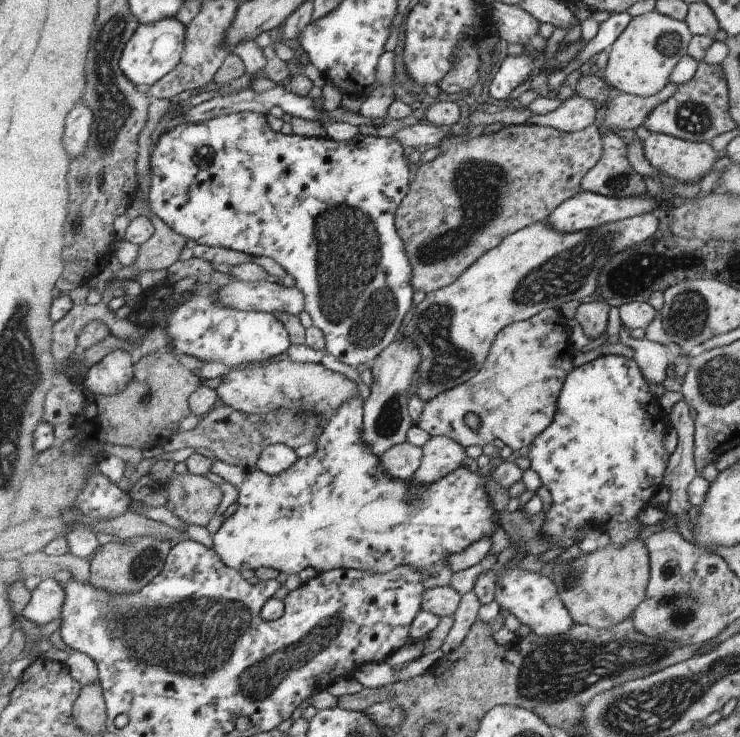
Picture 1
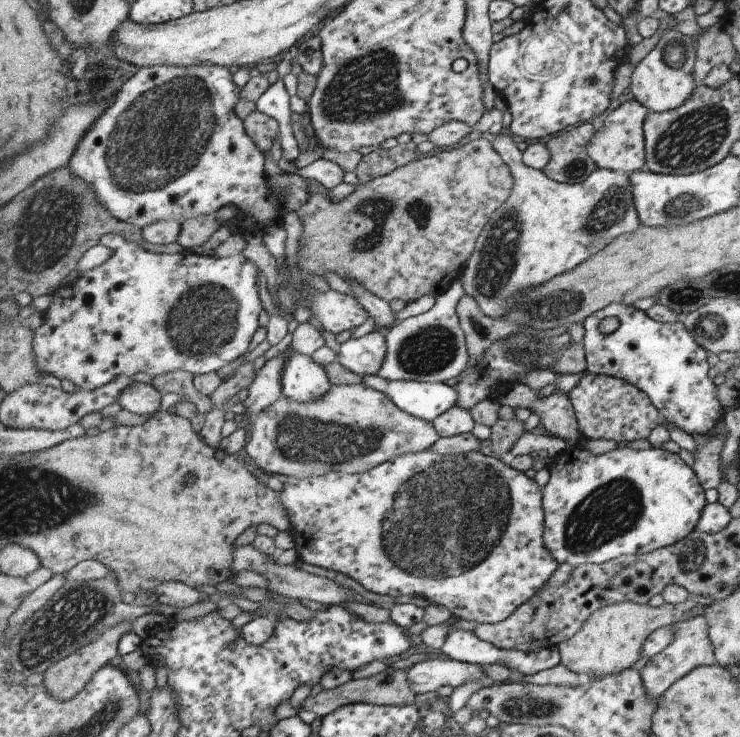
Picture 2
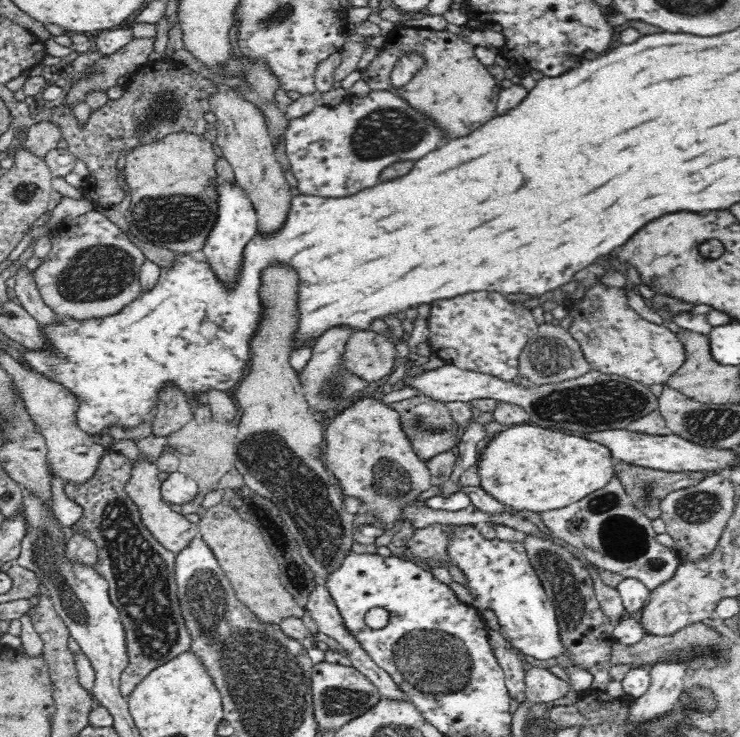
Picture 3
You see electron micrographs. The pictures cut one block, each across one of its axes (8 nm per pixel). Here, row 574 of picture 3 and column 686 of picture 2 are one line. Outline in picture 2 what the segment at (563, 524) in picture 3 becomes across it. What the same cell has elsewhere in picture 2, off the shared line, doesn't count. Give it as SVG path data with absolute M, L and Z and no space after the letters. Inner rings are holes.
M706 614L696 615L688 621L673 625L676 628L674 642L663 652L652 656L641 670L646 691L651 699L659 699L677 680L688 675L694 668L701 665L714 665L718 662L714 644L711 642Z

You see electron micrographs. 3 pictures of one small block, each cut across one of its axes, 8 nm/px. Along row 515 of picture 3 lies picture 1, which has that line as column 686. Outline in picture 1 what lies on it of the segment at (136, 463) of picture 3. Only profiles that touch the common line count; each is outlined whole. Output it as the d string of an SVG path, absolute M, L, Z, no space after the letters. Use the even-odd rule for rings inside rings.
M651 133L643 141L643 151L655 168L685 184L699 184L719 159L710 144L665 133Z

